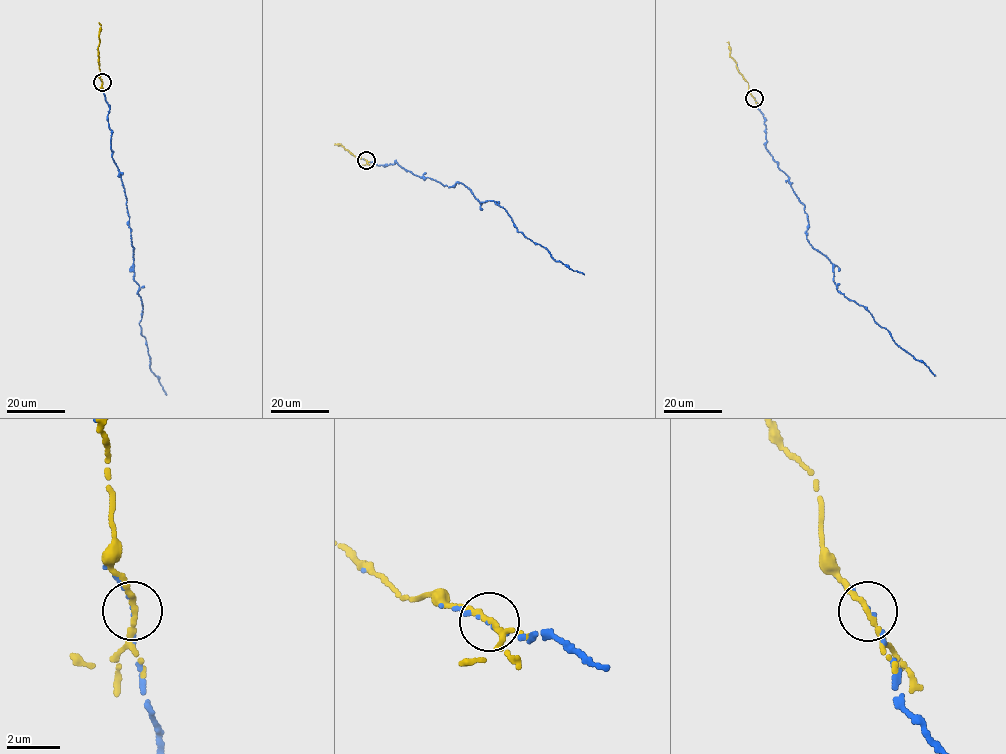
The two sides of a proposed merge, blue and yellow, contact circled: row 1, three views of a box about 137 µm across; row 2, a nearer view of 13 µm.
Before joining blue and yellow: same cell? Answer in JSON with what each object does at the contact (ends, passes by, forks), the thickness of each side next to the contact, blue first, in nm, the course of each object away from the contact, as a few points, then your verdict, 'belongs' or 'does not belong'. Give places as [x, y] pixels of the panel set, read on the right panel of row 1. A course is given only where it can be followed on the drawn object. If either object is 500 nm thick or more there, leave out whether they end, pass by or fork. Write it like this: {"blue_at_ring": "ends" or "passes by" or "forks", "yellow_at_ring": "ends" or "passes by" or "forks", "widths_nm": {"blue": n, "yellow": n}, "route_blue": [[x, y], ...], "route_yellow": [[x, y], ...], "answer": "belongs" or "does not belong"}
{"blue_at_ring": "passes by", "yellow_at_ring": "passes by", "widths_nm": {"blue": 70, "yellow": 200}, "route_blue": [[754, 98], [764, 118], [765, 148], [804, 205], [806, 239], [832, 264], [836, 288], [935, 376]], "route_yellow": [[754, 98], [730, 56], [727, 42]], "answer": "belongs"}

